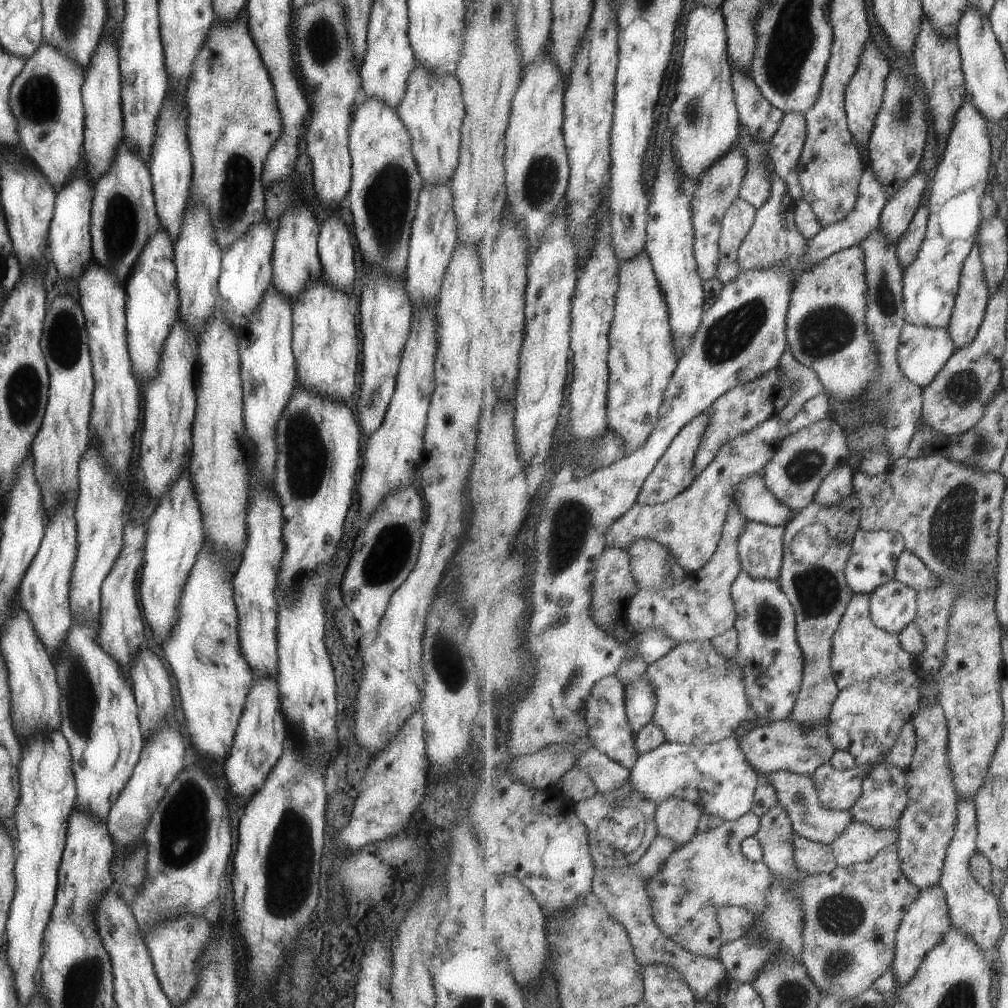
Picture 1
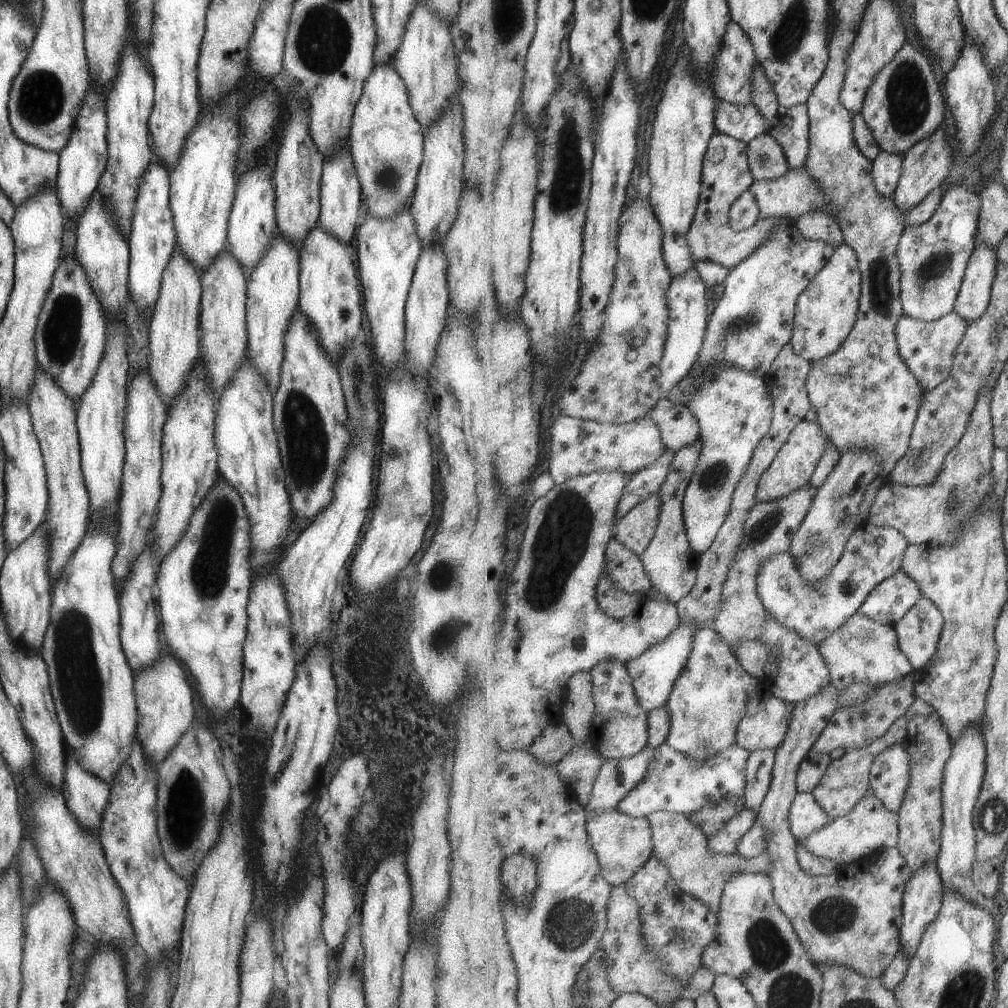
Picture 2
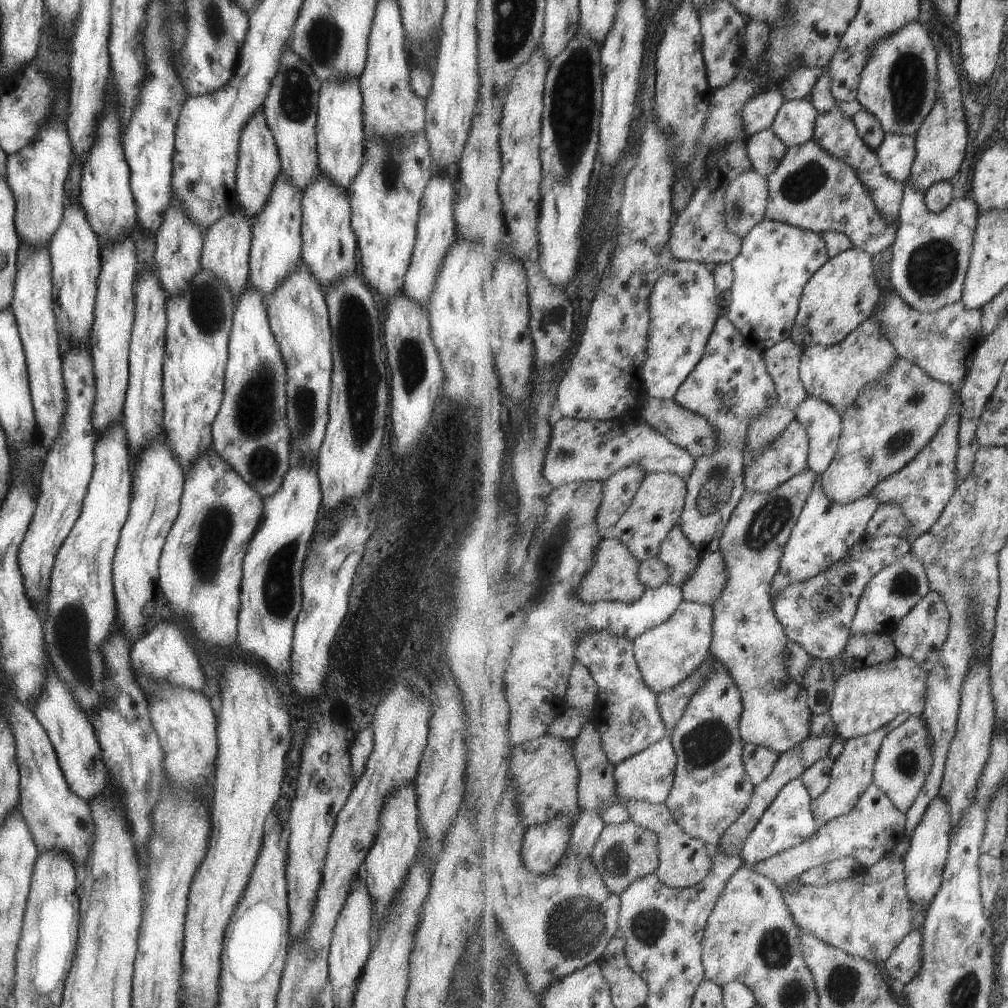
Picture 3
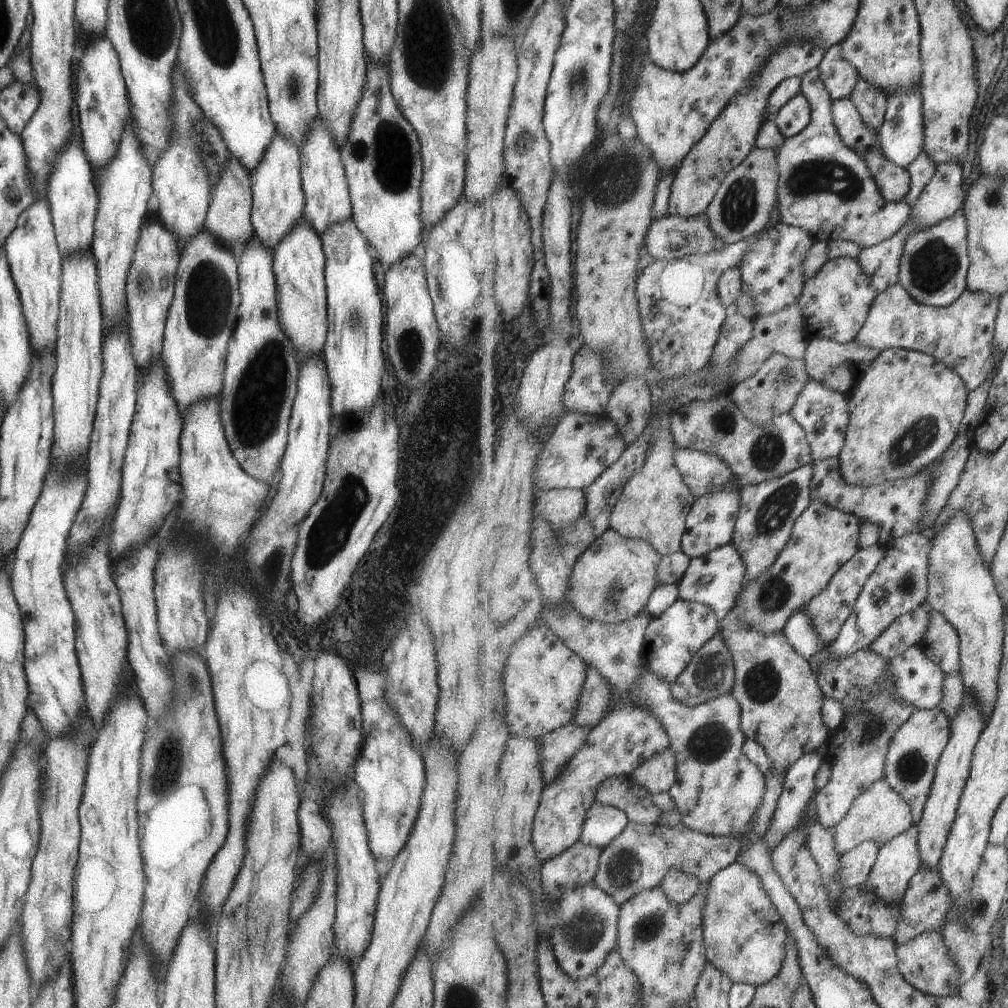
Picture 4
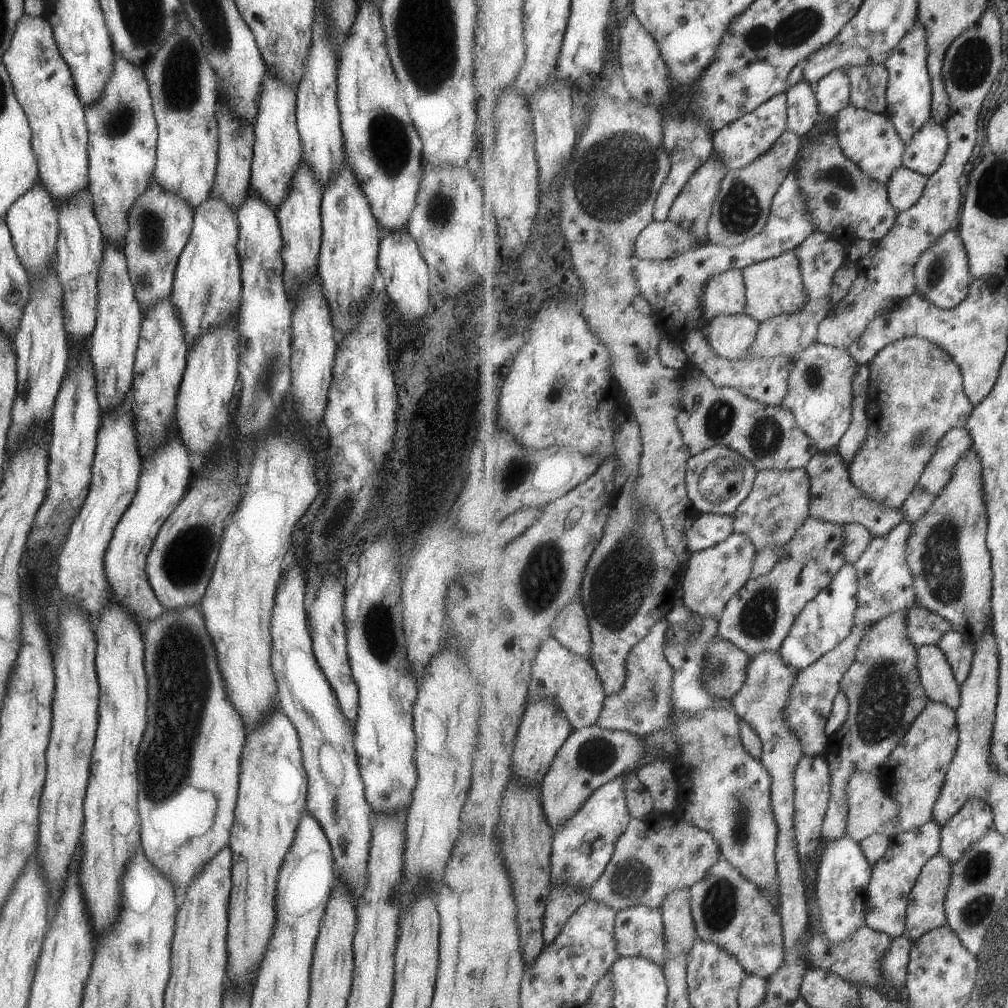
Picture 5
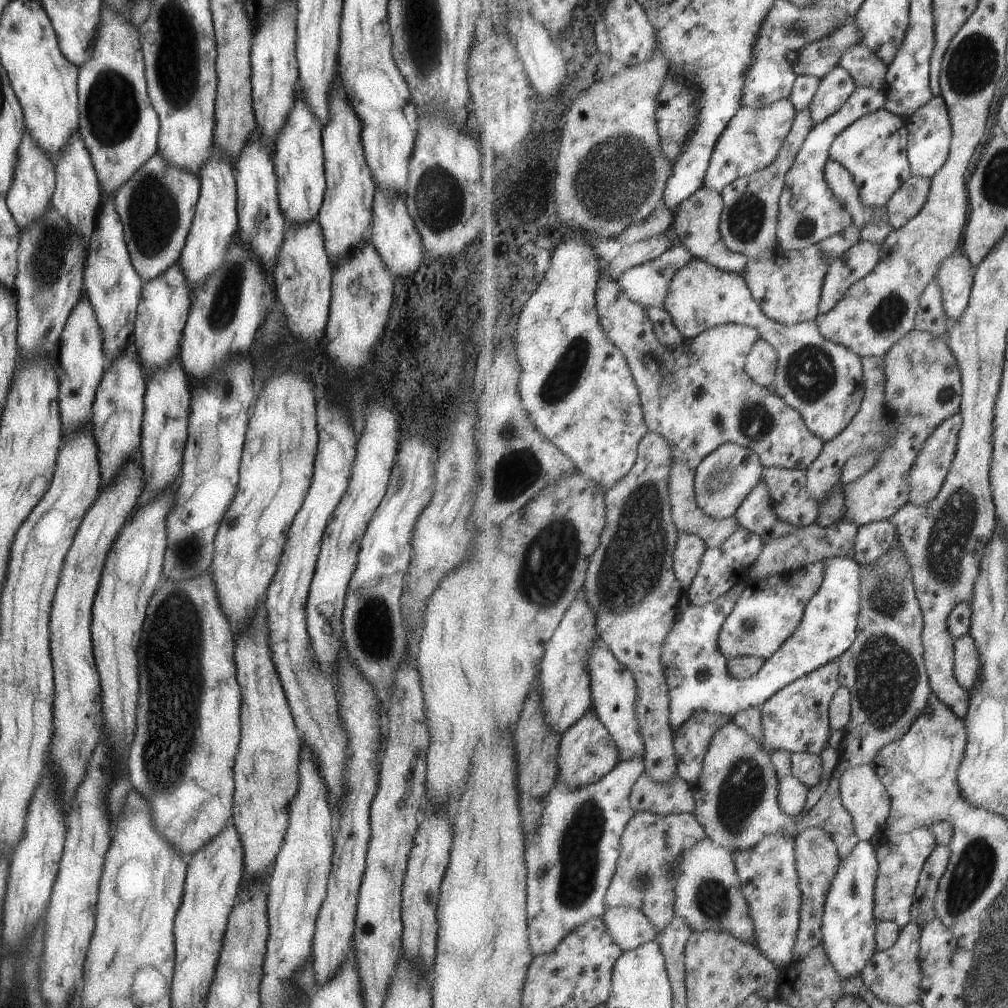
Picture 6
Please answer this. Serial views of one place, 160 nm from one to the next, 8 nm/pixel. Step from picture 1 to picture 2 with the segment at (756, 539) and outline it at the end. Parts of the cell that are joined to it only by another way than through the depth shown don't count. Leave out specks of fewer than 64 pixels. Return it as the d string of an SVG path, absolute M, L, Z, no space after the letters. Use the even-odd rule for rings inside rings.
M865 522L856 528L853 536L849 539L844 555L841 556L836 567L833 568L832 574L821 583L809 585L800 575L790 552L780 552L765 559L760 566L757 577L758 593L771 616L818 646L823 639L826 639L829 635L832 635L832 632L838 631L838 628L847 623L881 583L902 570L902 560L908 546L907 538L896 528L876 527L869 522Z

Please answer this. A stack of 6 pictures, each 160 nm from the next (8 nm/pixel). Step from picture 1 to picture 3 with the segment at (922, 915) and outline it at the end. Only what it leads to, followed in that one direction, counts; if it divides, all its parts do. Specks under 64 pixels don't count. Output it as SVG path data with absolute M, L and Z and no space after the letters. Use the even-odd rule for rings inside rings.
M937 796L927 806L912 834L911 846L904 856L907 892L913 908L919 911L928 911L940 891L949 858L952 833L953 826L947 803Z

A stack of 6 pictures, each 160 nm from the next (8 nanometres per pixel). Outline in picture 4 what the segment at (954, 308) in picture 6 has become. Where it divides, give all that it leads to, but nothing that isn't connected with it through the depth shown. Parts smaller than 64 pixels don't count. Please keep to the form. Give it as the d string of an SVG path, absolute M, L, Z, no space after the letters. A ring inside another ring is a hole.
M965 213L943 220L937 226L913 232L907 242L901 262L900 284L917 302L933 307L954 304L968 290L968 272L971 267L968 252L968 224Z

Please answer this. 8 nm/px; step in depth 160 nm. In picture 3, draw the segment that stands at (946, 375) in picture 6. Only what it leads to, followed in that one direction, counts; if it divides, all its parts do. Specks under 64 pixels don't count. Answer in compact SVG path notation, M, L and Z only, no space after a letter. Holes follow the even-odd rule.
M898 356L898 363L888 378L877 387L868 389L844 416L839 450L821 478L824 493L839 504L848 505L867 496L888 476L903 470L934 439L948 417L954 396L952 385L935 380L919 365Z

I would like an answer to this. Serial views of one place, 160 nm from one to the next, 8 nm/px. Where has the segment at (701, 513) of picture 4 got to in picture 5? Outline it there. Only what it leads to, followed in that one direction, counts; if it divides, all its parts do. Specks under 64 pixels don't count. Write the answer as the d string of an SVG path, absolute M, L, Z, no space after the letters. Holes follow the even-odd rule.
M697 514L692 527L685 534L686 550L701 552L724 540L734 533L734 517L718 514Z

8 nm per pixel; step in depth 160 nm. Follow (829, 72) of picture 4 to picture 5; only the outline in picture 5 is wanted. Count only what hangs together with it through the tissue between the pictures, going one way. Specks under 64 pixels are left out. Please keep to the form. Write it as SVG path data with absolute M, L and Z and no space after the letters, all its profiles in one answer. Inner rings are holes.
M846 69L832 70L816 84L820 116L837 117L850 105L852 82Z

